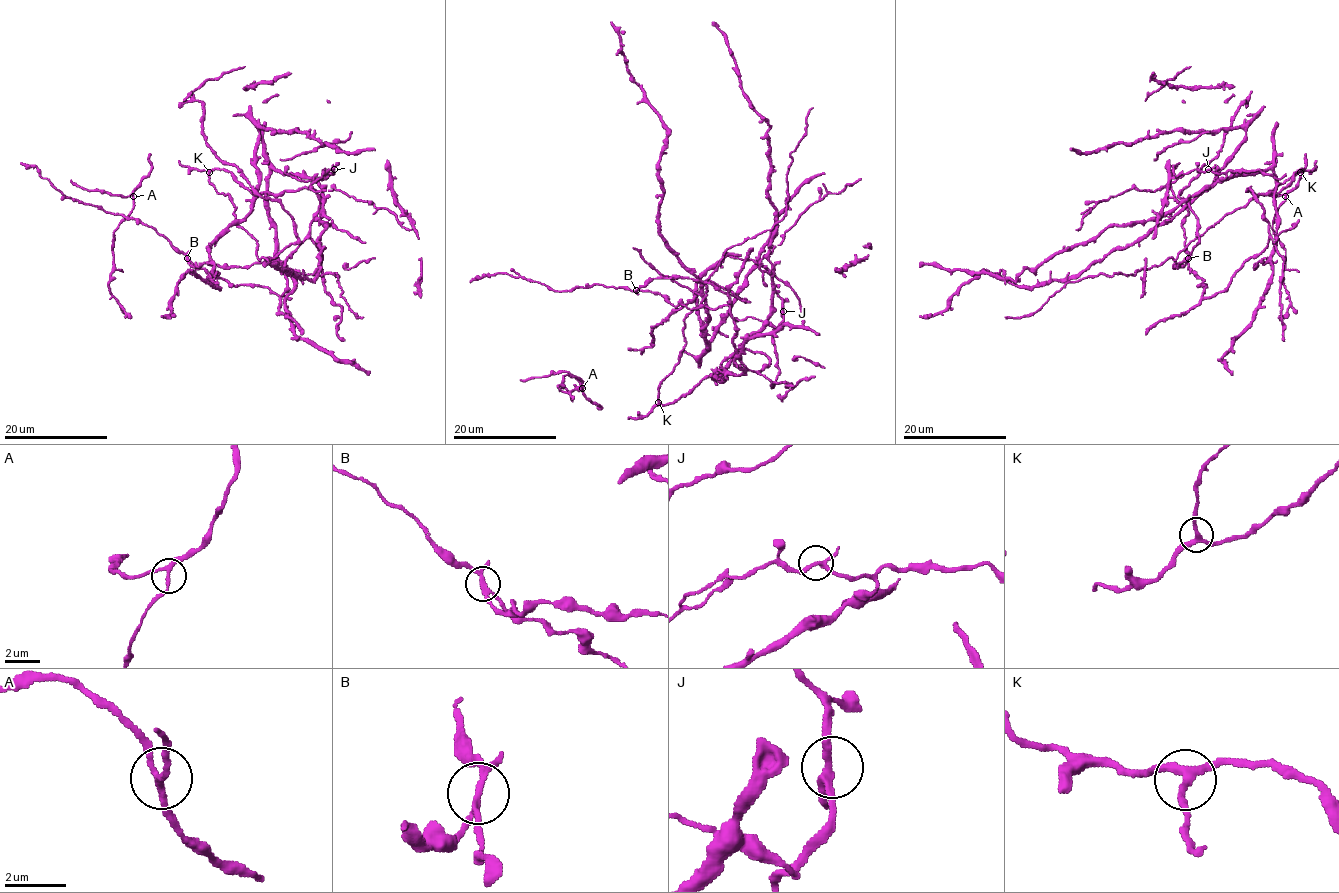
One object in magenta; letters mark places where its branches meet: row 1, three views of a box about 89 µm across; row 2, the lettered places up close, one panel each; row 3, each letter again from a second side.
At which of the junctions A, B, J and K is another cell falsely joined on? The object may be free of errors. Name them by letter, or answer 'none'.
B

